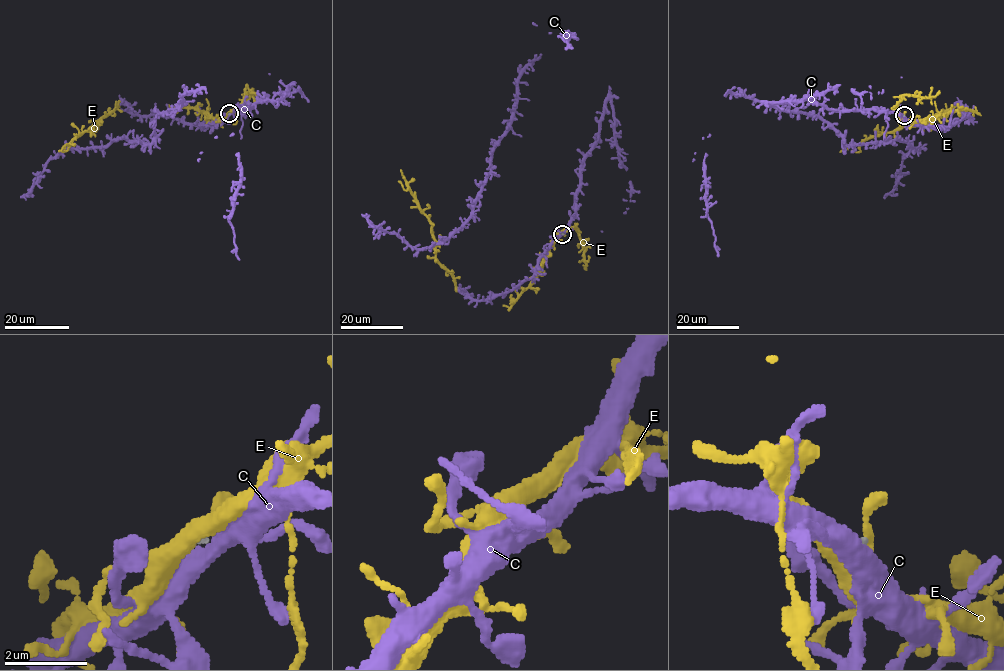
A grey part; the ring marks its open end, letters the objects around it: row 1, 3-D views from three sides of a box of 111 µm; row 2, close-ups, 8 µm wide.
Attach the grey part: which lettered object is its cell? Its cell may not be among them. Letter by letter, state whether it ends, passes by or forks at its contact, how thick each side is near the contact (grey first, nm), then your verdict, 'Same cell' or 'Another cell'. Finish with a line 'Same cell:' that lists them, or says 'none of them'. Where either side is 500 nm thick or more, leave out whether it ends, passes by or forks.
C: It passes by. Thickness 60 nm (grey) against 460 nm. Another cell
E: It passes by. Thickness 60 nm (grey) against 170 nm. Another cell
Same cell: none of them

